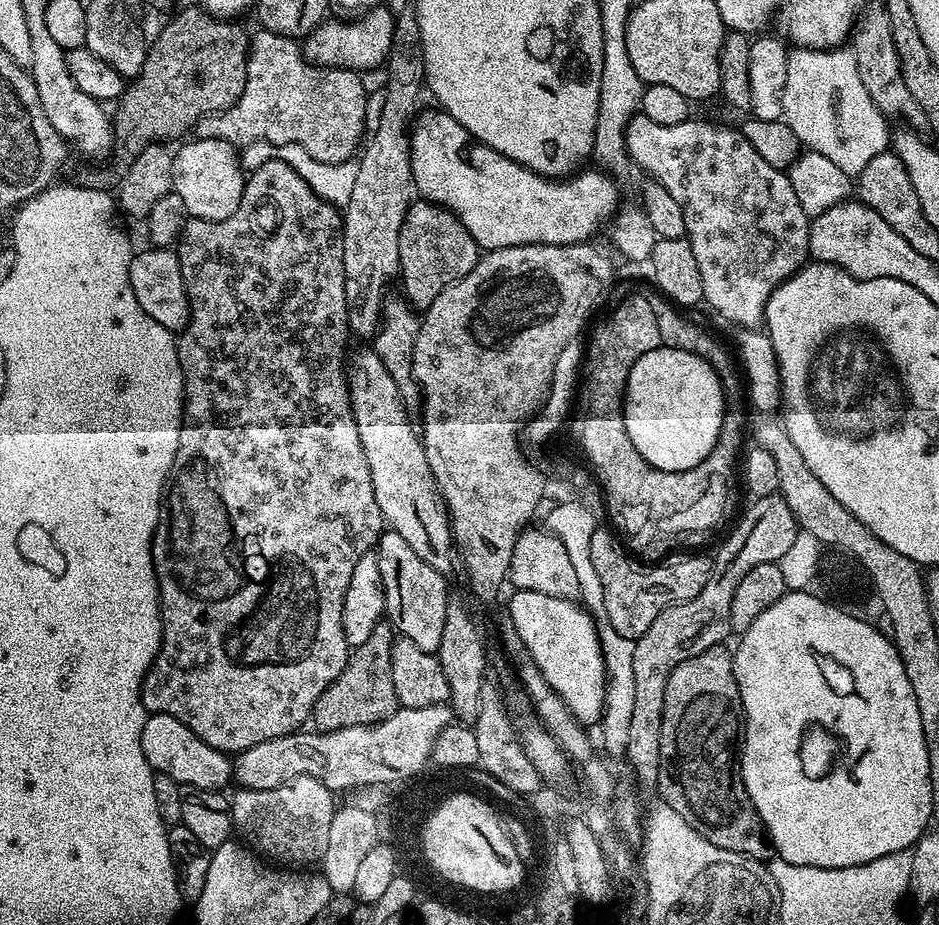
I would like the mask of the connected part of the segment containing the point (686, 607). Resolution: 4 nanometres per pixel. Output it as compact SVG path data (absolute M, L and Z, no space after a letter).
M761 496L751 501L753 504L744 512L744 517L736 524L736 529L724 540L724 545L717 550L712 560L710 578L706 586L692 600L683 604L672 604L635 640L634 646L634 719L630 722L630 742L626 761L632 772L650 786L656 784L660 769L660 747L662 738L662 710L668 675L686 658L702 654L716 644L724 644L730 636L730 602L734 602L734 590L742 578L754 566L775 564L786 554L793 543L798 525L790 506L786 506L784 497Z

